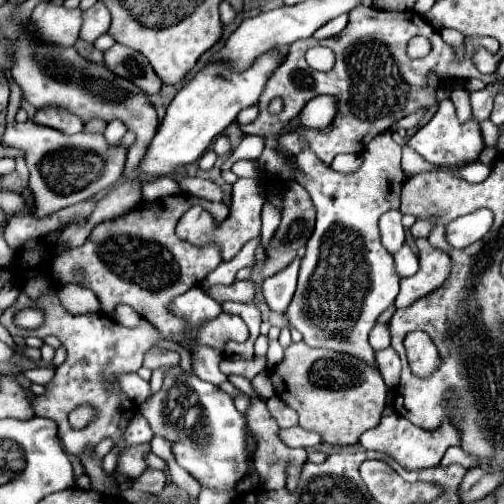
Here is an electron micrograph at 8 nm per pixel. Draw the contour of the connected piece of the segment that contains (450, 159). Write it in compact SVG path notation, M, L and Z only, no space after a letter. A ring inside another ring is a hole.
M450 99L442 101L436 115L430 119L428 125L420 127L416 135L410 137L408 147L420 153L428 163L432 165L460 165L460 163L470 164L478 161L480 151L484 149L484 139L480 131L480 121L478 119L468 119L466 123L460 123L456 109Z

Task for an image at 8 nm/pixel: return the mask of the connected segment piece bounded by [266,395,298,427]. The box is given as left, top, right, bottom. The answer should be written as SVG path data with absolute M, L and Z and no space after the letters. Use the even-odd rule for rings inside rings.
M276 395L272 399L268 399L266 405L268 405L268 411L278 421L280 427L294 427L294 425L298 425L296 411L292 411L288 405L284 405Z

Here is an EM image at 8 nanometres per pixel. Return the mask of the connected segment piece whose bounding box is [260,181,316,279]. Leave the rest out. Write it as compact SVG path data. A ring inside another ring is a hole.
M288 181L284 183L284 199L282 199L282 221L270 241L270 245L264 249L266 253L266 259L262 261L260 265L260 275L262 279L266 277L272 277L276 273L280 273L282 269L286 269L294 257L296 257L296 251L298 247L306 245L310 233L312 233L312 227L314 227L314 219L316 219L316 211L312 207L312 201L310 201L310 195L304 191L304 187L300 187L296 181Z

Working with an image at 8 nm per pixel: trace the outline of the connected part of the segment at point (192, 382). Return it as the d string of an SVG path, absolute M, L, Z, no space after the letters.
M192 371L166 375L162 389L138 407L152 431L170 441L178 465L182 465L200 485L234 489L246 473L244 417L234 407L230 395L202 381Z

